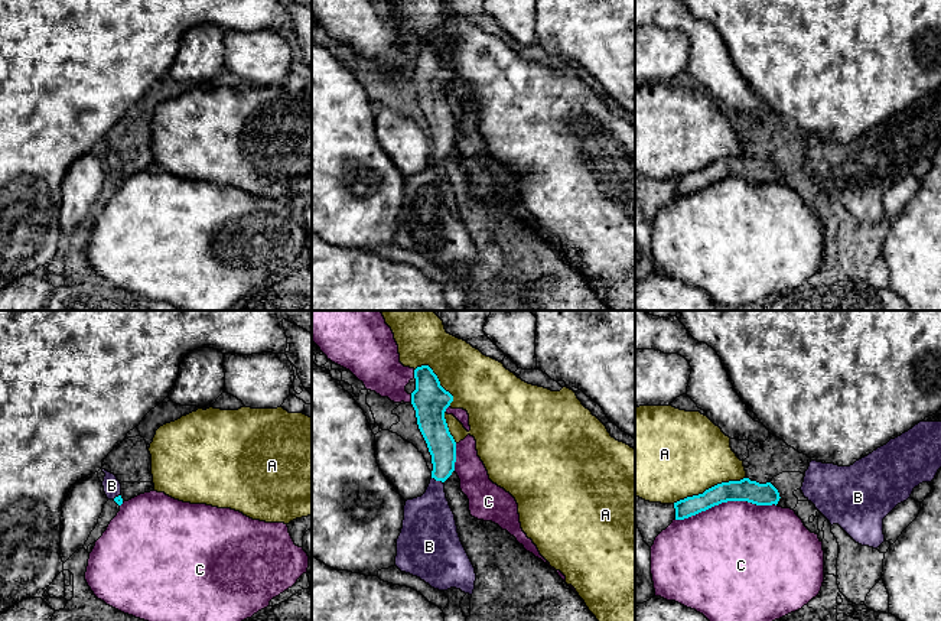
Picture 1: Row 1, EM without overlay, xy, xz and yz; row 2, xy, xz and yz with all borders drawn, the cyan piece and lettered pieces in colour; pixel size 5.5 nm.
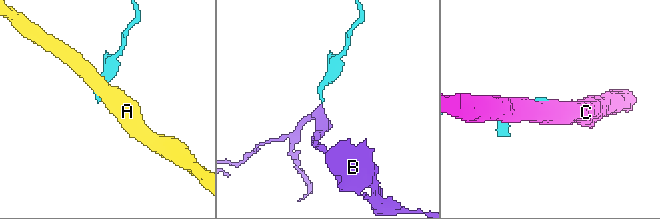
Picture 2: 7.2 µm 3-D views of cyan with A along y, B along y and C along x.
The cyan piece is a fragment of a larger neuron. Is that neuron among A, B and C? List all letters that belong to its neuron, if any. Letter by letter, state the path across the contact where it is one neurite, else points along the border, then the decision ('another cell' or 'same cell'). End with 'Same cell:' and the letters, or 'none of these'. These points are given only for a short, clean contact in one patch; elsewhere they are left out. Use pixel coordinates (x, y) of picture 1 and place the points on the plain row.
A: another cell
B: way xz (442, 123), (442, 148), (438, 156), (429, 200); same cell
C: another cell
Same cell: B

